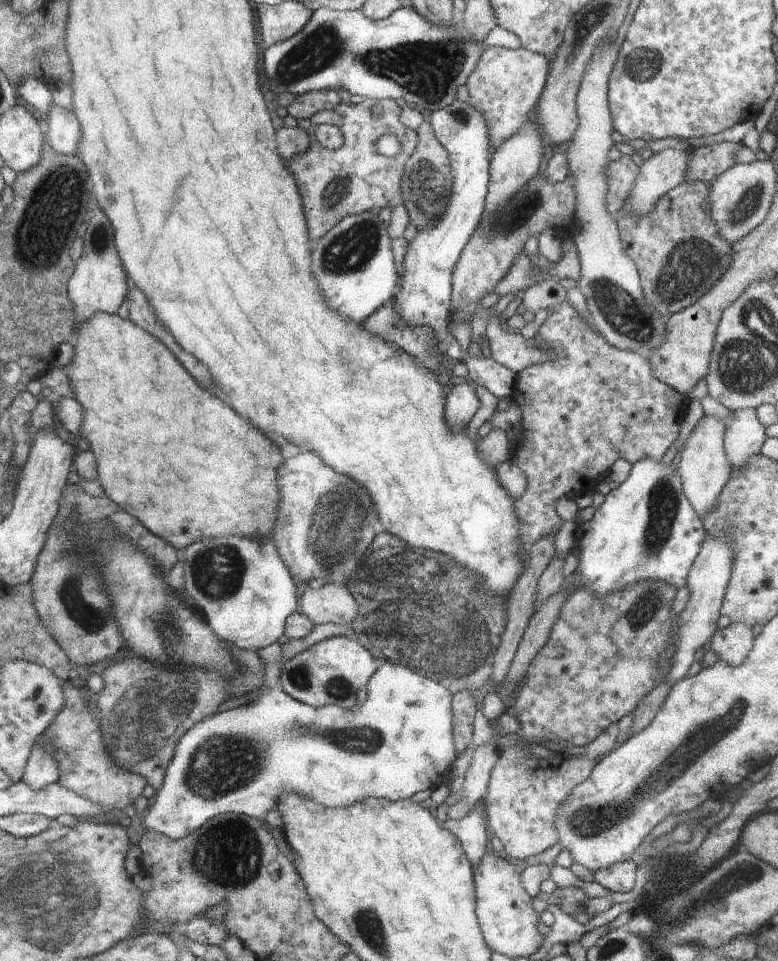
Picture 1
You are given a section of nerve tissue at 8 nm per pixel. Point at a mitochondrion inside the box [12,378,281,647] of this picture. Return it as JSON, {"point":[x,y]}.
{"point":[92,616]}

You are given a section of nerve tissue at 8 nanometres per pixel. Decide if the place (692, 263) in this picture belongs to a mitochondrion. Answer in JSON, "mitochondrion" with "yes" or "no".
{"mitochondrion":"yes"}

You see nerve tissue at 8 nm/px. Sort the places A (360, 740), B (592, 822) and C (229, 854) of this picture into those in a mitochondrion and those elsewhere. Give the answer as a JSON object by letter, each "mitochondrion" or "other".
{"A":"mitochondrion","B":"mitochondrion","C":"mitochondrion"}

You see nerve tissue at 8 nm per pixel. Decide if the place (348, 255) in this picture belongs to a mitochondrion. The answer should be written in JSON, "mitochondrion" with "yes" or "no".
{"mitochondrion":"yes"}

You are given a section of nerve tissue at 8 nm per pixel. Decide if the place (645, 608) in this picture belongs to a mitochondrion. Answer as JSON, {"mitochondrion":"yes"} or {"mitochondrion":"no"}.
{"mitochondrion":"yes"}

